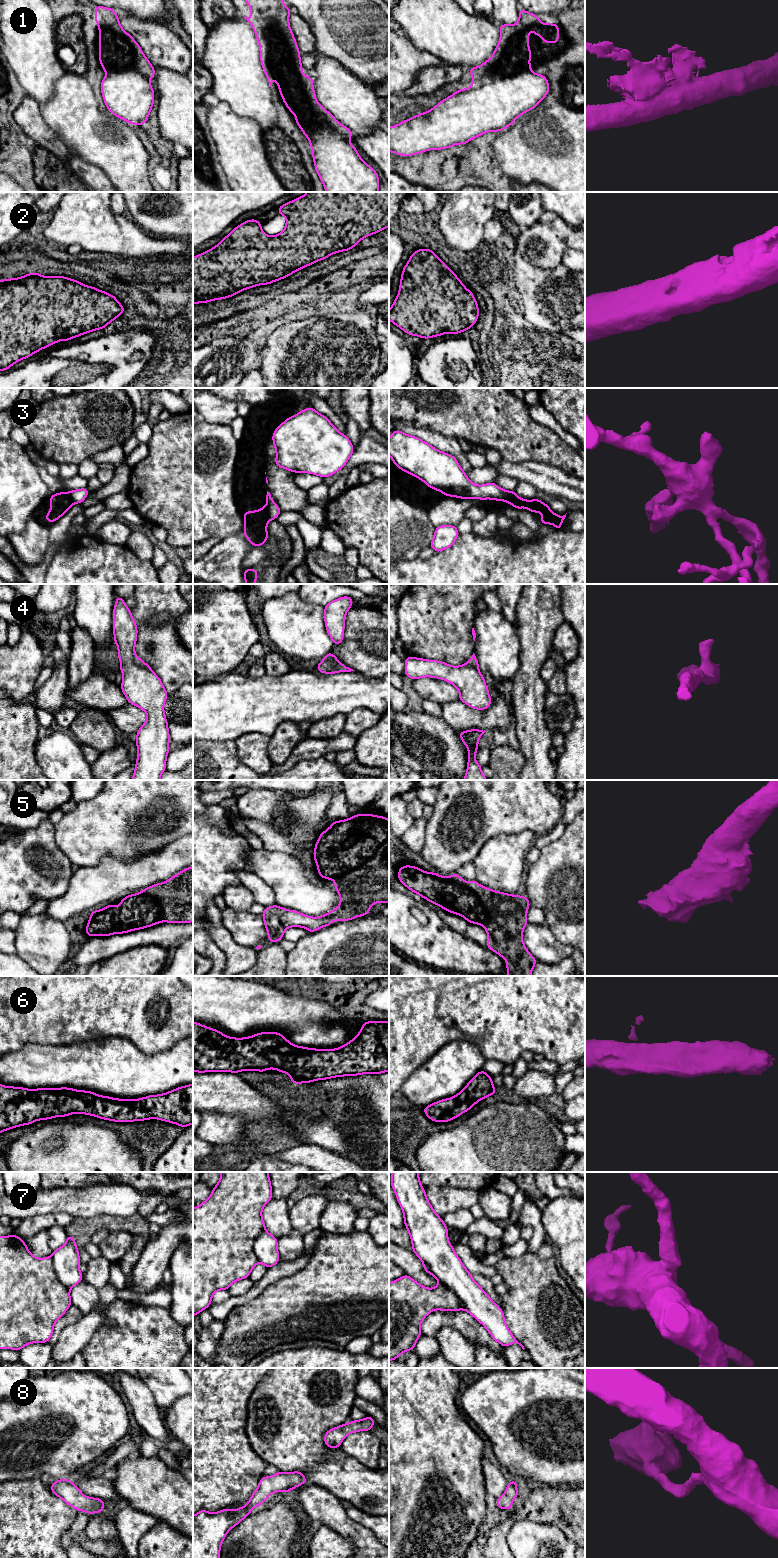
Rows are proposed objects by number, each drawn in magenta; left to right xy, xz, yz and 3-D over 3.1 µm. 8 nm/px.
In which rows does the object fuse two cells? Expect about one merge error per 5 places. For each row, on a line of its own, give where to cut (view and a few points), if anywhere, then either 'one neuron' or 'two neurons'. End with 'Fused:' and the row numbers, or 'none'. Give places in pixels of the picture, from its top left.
1: no cut | one neuron
2: no cut | one neuron
3: xz (266, 506), (269, 519) | two neurons
4: no cut | one neuron
5: no cut | one neuron
6: no cut | one neuron
7: xy (51, 1257), (53, 1269), (58, 1280), (69, 1290) | two neurons
8: no cut | one neuron
Fused: 3, 7

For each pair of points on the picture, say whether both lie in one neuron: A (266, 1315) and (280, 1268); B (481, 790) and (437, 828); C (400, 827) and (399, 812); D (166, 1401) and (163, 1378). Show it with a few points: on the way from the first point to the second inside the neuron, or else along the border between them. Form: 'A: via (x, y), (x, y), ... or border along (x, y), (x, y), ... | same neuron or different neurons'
A: border along (298, 1270), (270, 1283), (258, 1294) | different neurons
B: via (470, 801), (448, 823) | same neuron
C: via (399, 823), (399, 816) | same neuron
D: via (166, 1395), (166, 1384) | same neuron

